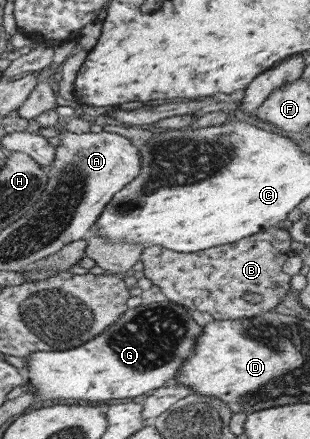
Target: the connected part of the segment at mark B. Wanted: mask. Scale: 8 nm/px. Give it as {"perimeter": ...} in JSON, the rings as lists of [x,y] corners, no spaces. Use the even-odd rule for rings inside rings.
{"perimeter":[[[273,226],[251,237],[239,239],[235,243],[208,248],[194,253],[177,253],[158,246],[148,246],[141,253],[140,262],[143,264],[143,278],[159,288],[160,294],[171,303],[185,308],[209,313],[214,320],[236,320],[249,318],[273,309],[291,289],[291,277],[281,271],[283,263],[293,253],[289,249],[291,237],[288,231]],[[245,293],[259,295],[259,303],[249,303],[243,299]]]}

